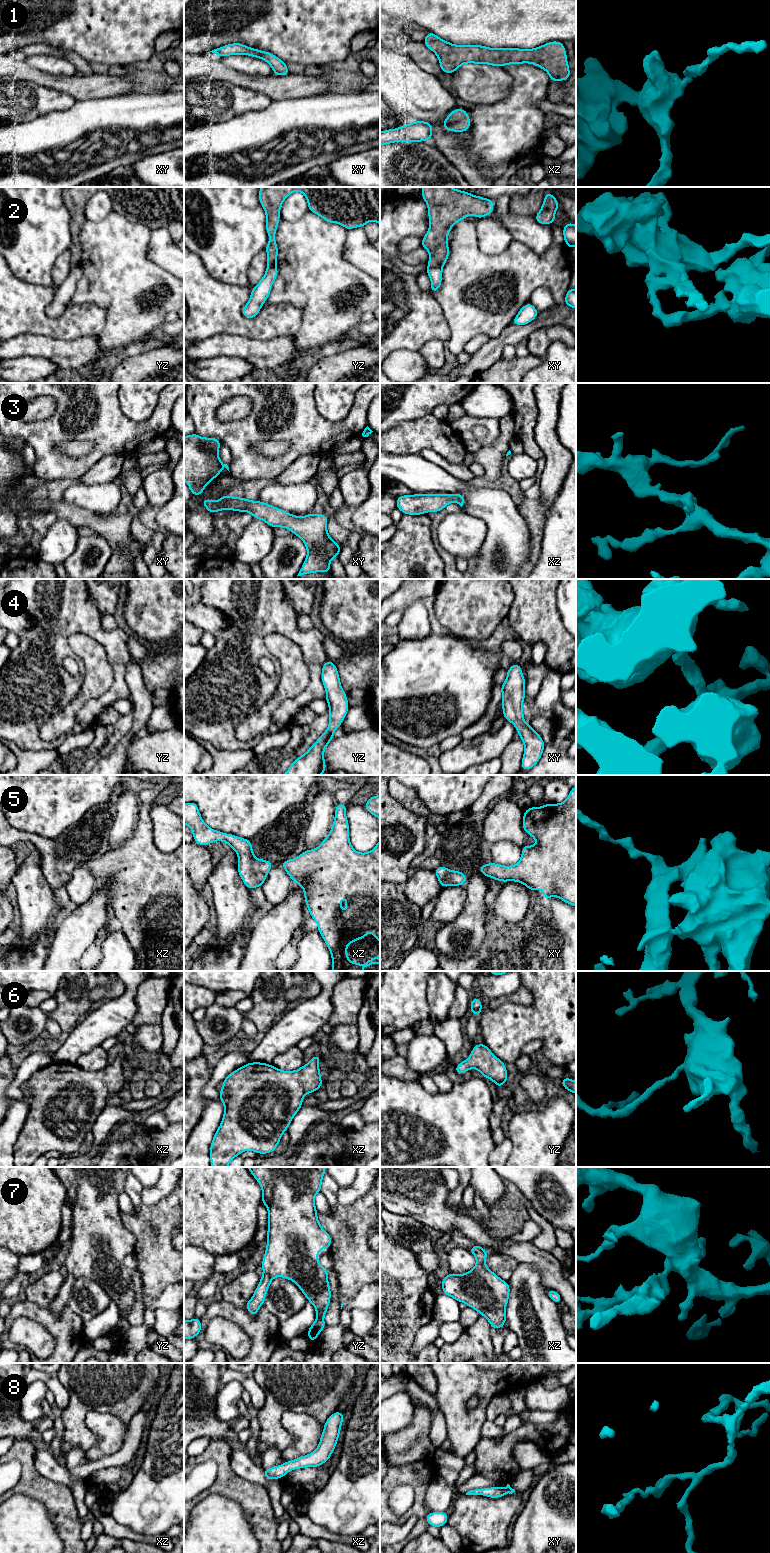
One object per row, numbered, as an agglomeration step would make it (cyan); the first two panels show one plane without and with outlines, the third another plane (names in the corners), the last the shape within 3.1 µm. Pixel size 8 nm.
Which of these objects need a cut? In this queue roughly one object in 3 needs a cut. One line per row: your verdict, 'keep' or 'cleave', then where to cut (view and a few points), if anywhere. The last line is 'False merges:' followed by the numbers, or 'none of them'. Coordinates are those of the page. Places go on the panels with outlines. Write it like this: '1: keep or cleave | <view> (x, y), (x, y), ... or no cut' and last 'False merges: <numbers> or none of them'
1: keep | no cut
2: cleave | xy (429, 265), (438, 265), (441, 268)
3: keep | no cut
4: keep | no cut
5: keep | no cut
6: keep | no cut
7: keep | no cut
8: keep | no cut
False merges: 2

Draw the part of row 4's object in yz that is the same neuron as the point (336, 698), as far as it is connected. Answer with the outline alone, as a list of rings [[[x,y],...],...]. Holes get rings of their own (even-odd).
[[[329,660],[323,664],[321,679],[326,690],[325,699],[329,705],[329,725],[308,751],[298,756],[283,775],[321,775],[326,772],[324,750],[334,738],[336,729],[342,724],[349,705],[333,661]]]

